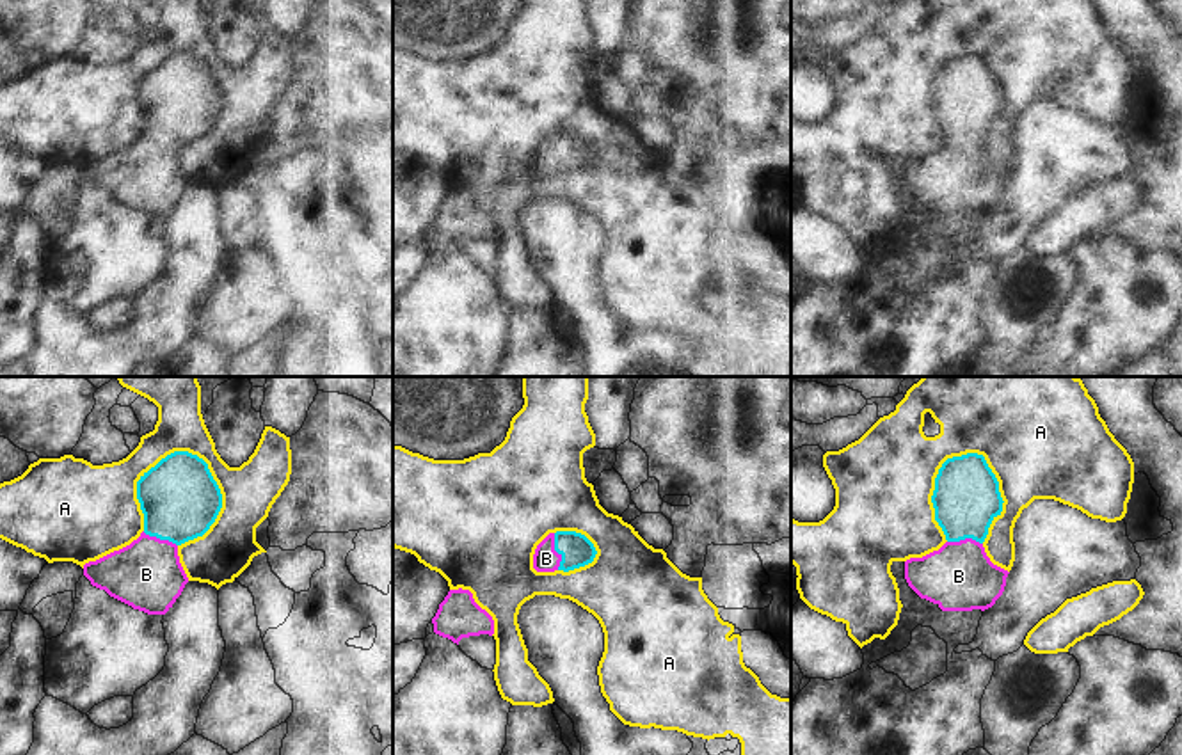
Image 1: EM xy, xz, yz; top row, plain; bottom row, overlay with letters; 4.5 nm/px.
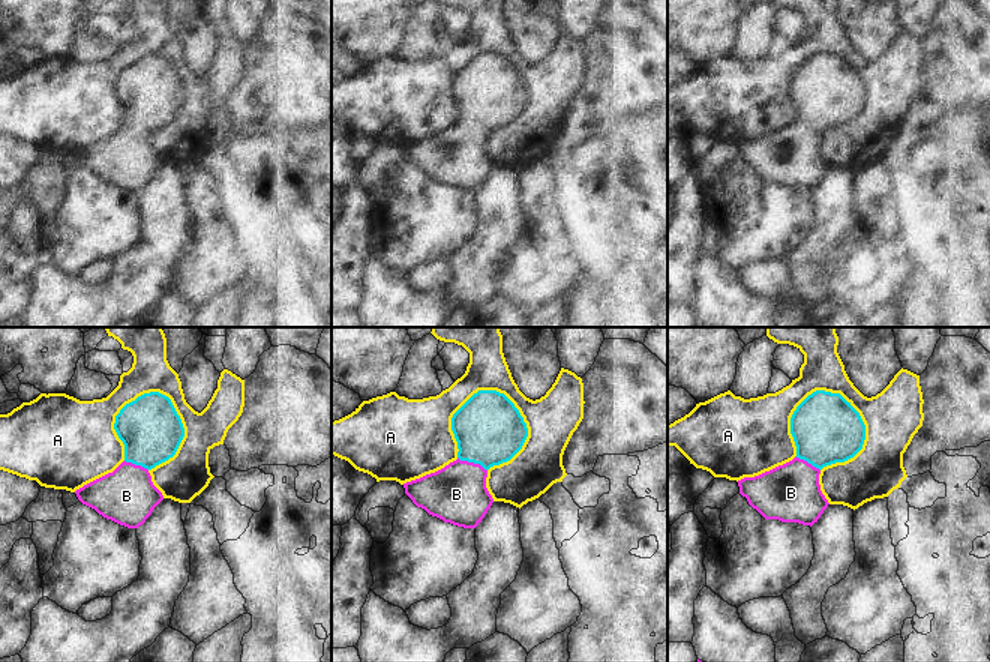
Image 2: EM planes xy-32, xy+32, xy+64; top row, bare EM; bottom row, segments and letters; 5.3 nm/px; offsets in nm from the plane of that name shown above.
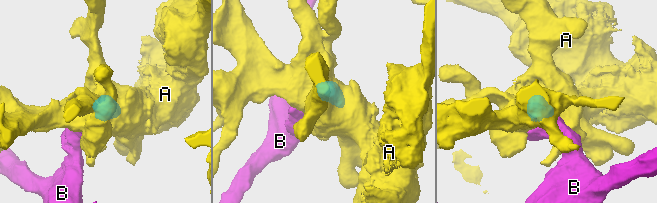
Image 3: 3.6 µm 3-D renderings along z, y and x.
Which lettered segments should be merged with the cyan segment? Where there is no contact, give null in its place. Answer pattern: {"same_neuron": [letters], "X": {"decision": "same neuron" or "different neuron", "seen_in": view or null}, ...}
{"same_neuron": ["B"], "A": {"decision": "different neuron", "seen_in": "xy"}, "B": {"decision": "same neuron", "seen_in": "xz"}}

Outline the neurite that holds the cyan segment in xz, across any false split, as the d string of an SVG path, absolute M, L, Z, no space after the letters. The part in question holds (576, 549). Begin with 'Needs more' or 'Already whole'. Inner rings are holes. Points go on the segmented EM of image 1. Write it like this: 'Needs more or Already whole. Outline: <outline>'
Needs more. Outline: M576 531L549 533L535 549L533 568L537 572L574 570L594 561L594 544Z

